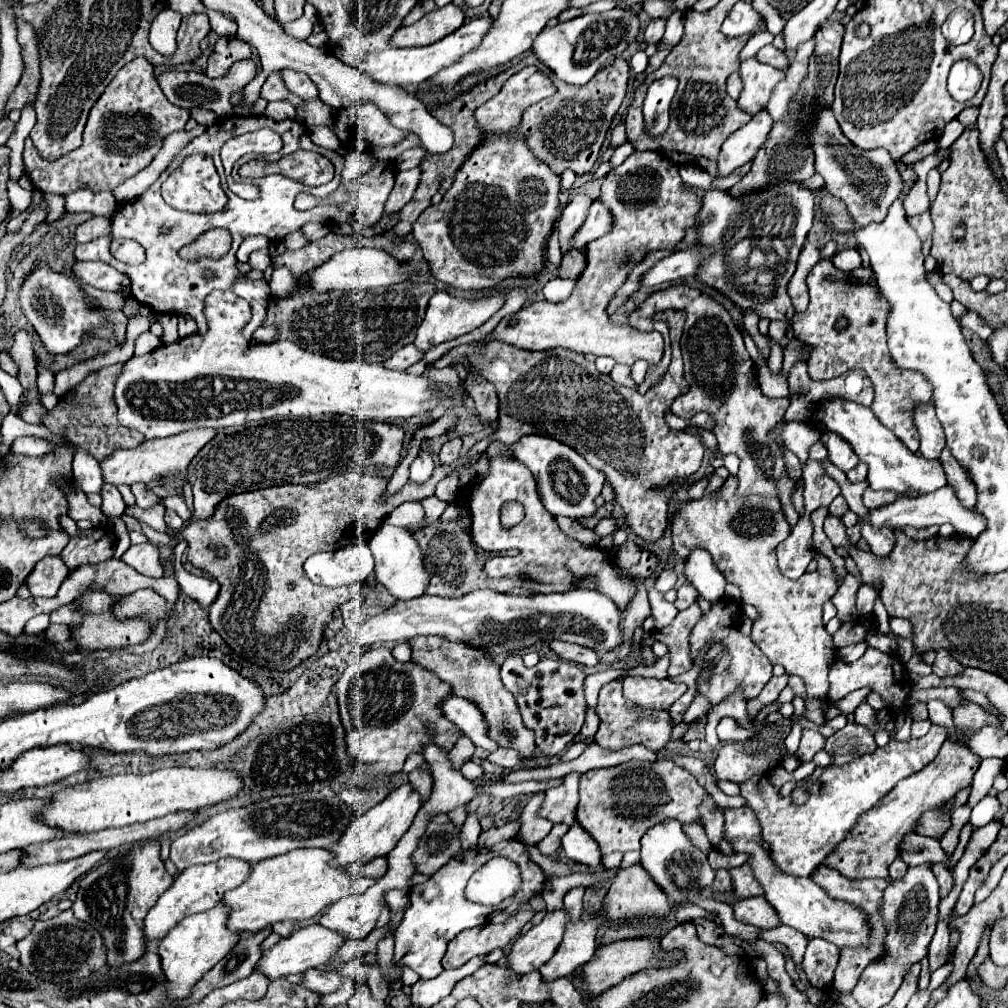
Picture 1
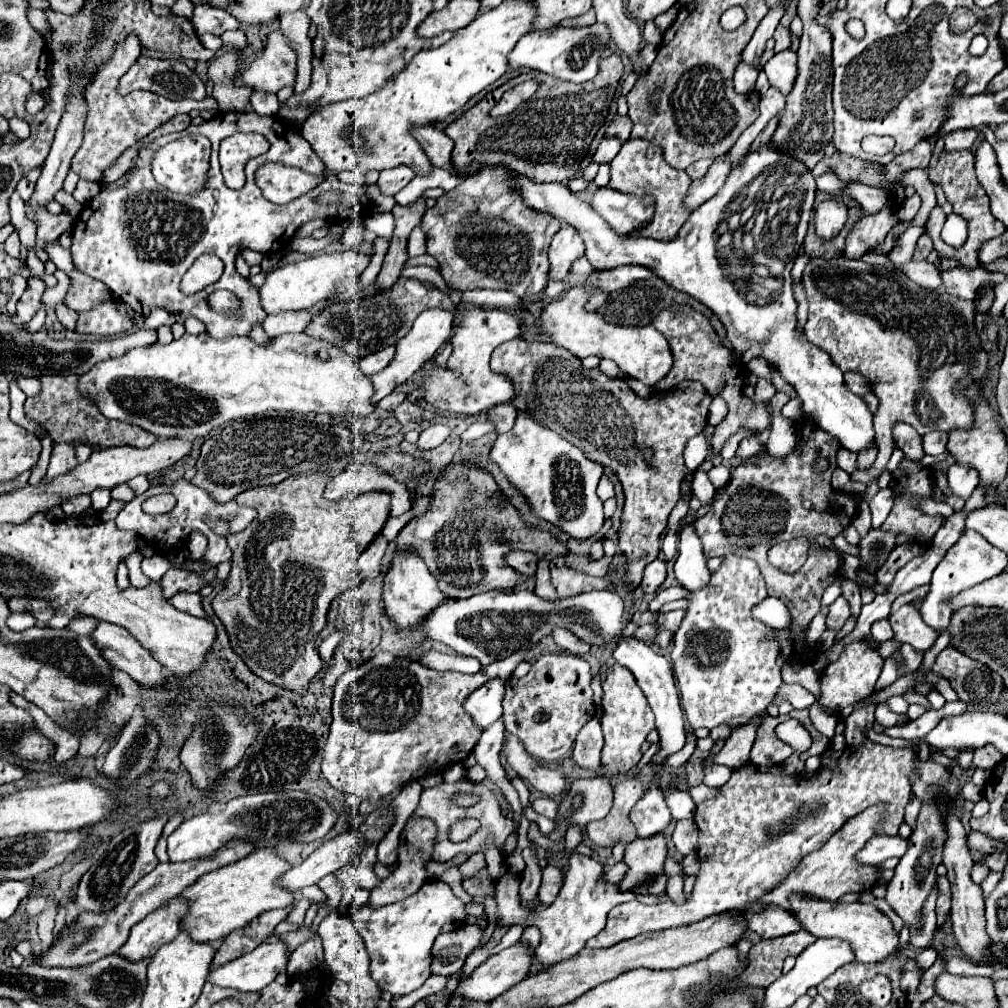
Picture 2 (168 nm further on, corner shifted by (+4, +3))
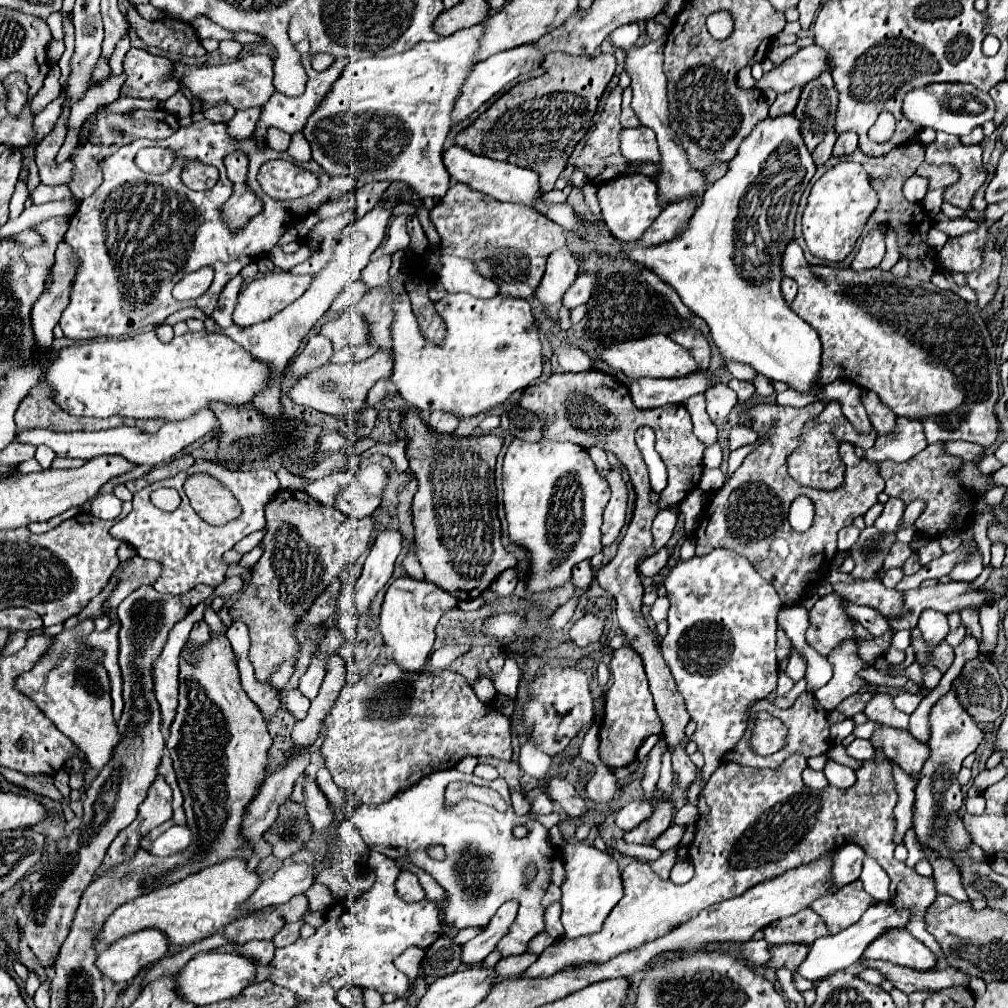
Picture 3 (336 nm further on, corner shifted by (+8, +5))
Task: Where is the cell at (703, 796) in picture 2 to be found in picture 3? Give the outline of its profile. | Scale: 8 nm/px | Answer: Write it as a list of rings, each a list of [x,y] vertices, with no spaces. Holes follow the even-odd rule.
[[[685,803],[681,809],[677,809],[677,813],[675,813],[675,823],[677,823],[677,825],[691,825],[691,823],[697,821],[697,817],[699,817],[697,807],[691,805],[691,803]]]

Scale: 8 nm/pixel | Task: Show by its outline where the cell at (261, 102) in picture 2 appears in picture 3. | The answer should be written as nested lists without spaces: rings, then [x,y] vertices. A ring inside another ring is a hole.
[[[249,107],[249,109],[241,109],[235,113],[235,117],[227,123],[229,127],[229,135],[235,139],[245,139],[255,131],[257,119],[261,117],[261,107]]]

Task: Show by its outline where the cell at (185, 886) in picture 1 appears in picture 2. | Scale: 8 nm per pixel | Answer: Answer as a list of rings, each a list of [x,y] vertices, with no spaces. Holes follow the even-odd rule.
[[[173,897],[163,907],[149,913],[131,929],[127,943],[119,949],[119,955],[133,963],[151,959],[161,945],[173,941],[181,931],[179,917],[185,913],[185,907],[187,903],[181,897]]]

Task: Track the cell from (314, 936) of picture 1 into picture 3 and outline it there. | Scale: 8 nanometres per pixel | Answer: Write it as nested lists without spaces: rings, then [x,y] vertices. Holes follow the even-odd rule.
[[[209,951],[209,953],[199,953],[197,957],[193,957],[177,975],[177,989],[179,993],[195,1003],[195,1005],[209,1005],[215,1001],[223,1001],[223,999],[231,999],[235,995],[239,995],[245,987],[249,987],[257,977],[257,961],[249,955],[241,955],[241,953],[233,953],[233,951]]]

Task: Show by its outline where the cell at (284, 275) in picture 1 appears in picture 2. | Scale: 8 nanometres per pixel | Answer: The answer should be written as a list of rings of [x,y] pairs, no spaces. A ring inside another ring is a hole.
[[[335,251],[277,267],[265,275],[265,283],[259,287],[261,307],[267,315],[277,315],[281,311],[309,309],[317,301],[327,299],[339,281],[351,277],[359,279],[367,265],[369,265],[369,257],[359,251]]]

